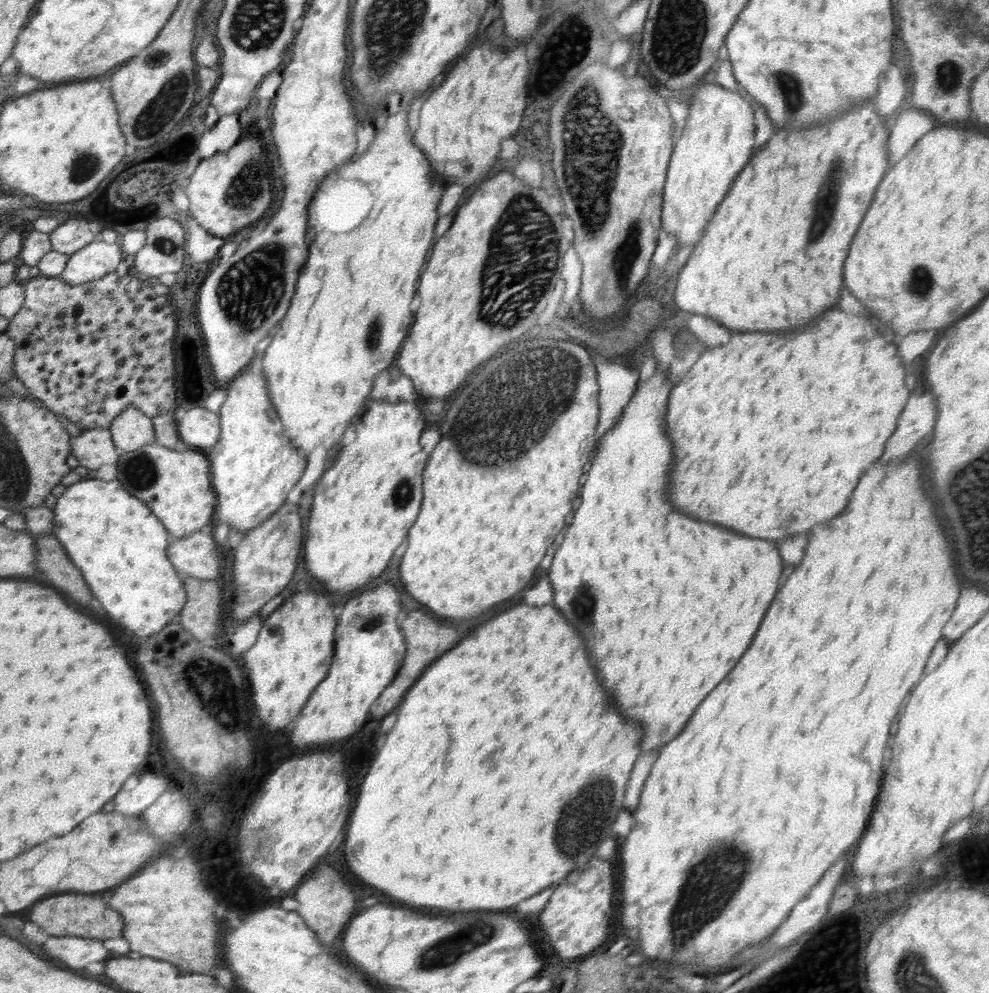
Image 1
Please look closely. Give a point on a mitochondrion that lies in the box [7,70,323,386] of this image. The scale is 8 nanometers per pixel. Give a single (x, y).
(253, 288)

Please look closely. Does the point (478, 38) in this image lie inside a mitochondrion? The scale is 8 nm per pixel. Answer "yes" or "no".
no

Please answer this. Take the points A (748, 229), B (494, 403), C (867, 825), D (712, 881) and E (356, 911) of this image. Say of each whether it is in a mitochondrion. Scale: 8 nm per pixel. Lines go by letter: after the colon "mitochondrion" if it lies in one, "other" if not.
A: other
B: mitochondrion
C: other
D: mitochondrion
E: other

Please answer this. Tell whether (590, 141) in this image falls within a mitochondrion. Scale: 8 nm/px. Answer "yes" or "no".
yes

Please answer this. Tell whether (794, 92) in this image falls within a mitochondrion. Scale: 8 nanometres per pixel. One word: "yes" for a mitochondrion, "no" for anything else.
yes

